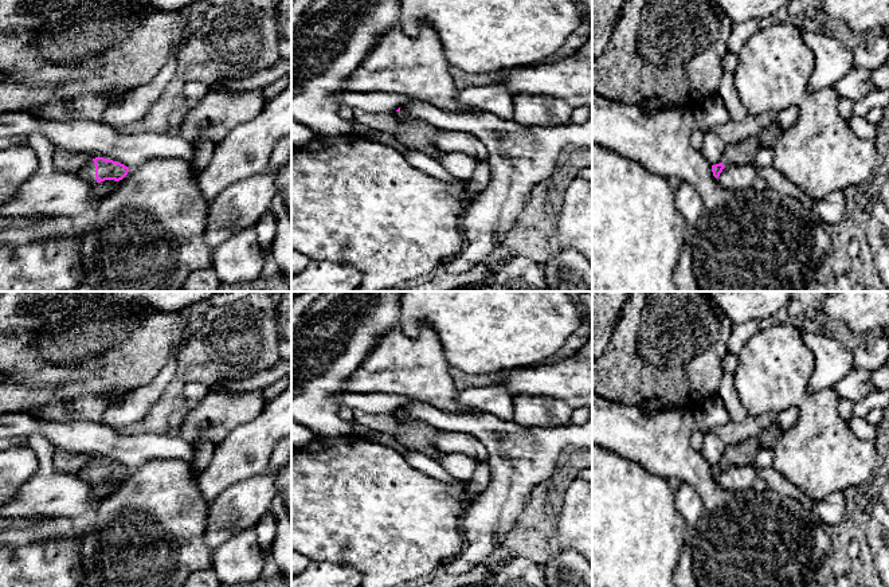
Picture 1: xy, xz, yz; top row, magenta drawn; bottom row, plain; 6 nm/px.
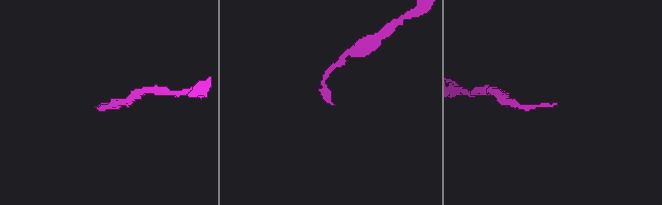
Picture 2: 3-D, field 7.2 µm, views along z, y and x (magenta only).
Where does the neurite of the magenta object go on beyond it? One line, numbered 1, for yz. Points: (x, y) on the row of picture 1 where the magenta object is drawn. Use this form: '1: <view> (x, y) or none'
1: none

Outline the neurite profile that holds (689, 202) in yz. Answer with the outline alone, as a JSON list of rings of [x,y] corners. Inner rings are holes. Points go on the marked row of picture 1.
[[[681,181],[674,193],[675,208],[684,216],[688,226],[694,226],[704,214],[704,197],[694,185],[686,181]]]

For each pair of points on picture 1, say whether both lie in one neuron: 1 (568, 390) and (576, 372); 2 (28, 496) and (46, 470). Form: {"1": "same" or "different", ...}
{"1": "same", "2": "same"}

